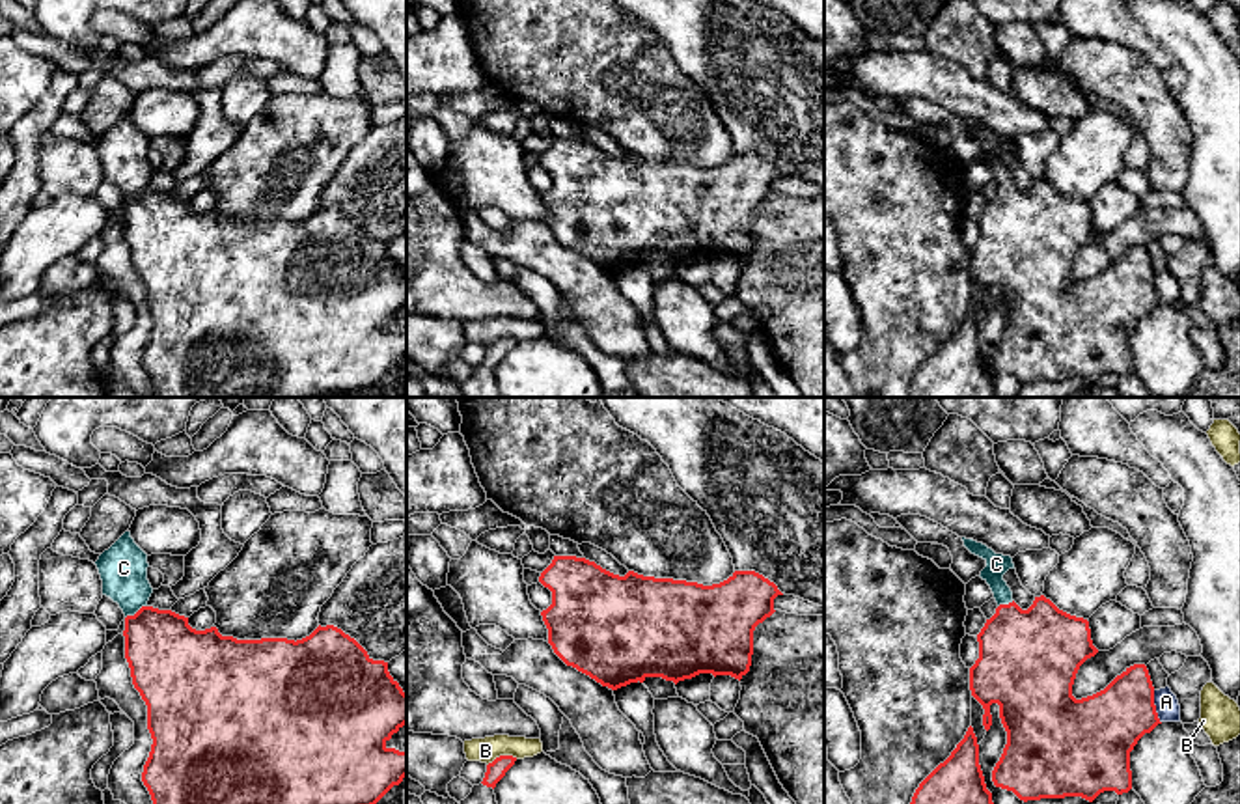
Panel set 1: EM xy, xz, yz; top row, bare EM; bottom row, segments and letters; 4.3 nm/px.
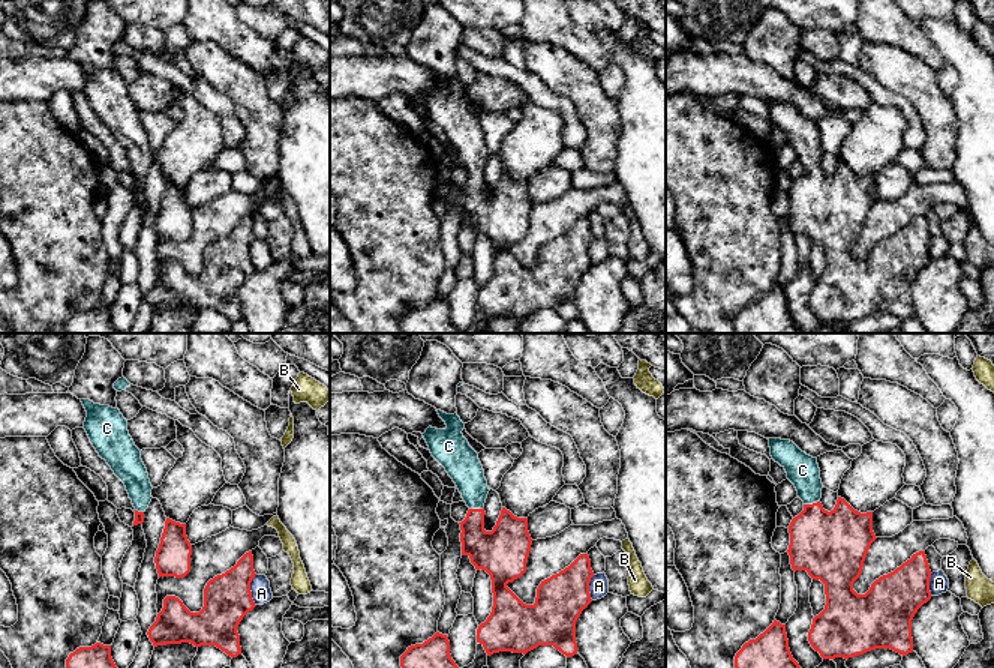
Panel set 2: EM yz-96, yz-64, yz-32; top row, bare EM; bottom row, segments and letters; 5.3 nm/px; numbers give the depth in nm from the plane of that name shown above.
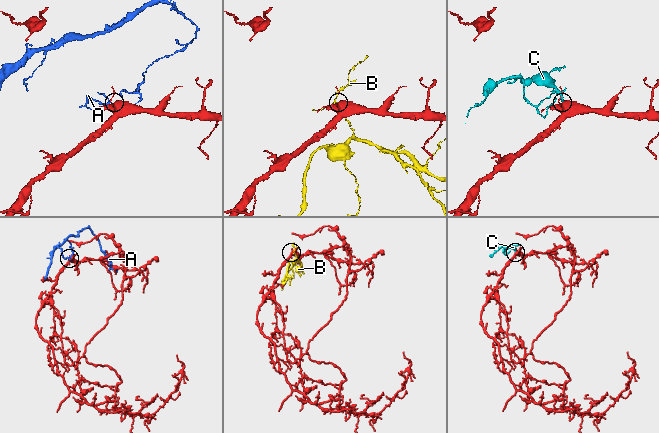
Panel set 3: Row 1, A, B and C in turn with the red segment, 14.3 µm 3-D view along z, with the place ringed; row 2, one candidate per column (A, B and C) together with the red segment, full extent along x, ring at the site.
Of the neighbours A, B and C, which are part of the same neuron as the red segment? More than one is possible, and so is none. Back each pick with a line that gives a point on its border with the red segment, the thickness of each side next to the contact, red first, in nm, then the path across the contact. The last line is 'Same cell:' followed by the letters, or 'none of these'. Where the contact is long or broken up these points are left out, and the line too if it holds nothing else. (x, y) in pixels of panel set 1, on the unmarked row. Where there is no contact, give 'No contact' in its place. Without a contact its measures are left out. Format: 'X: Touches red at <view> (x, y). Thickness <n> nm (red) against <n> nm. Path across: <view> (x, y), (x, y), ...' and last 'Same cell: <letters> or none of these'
C: Touches red at xy (137, 194). Thickness 340 nm (red) against 200 nm. Path across: xy (168, 241), (137, 194), (124, 150)
Same cell: C

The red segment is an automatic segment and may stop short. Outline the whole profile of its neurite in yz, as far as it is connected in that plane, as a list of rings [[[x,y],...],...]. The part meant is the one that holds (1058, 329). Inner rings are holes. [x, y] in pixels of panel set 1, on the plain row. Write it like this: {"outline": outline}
{"outline": [[[962,119],[964,129],[983,140],[981,160],[998,185],[996,196],[977,216],[979,241],[970,250],[971,278],[983,287],[983,308],[992,308],[990,287],[999,287],[1007,326],[992,353],[996,369],[1013,373],[1020,382],[1082,379],[1093,384],[1104,373],[1117,377],[1132,371],[1130,334],[1137,323],[1160,304],[1154,269],[1145,246],[1134,246],[1104,272],[1076,282],[1072,267],[1080,248],[1095,239],[1089,203],[1059,192],[1044,177],[1035,179],[1027,192],[1013,183],[1003,162],[1014,151],[1013,140],[996,136],[983,125]]]}

